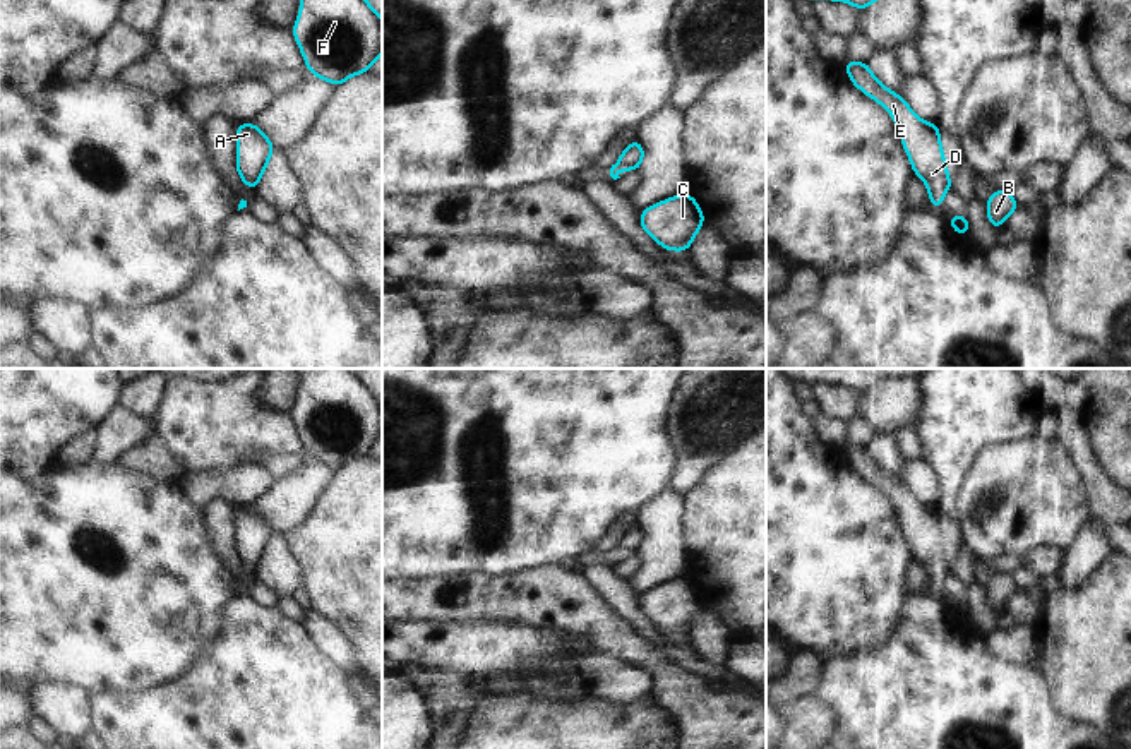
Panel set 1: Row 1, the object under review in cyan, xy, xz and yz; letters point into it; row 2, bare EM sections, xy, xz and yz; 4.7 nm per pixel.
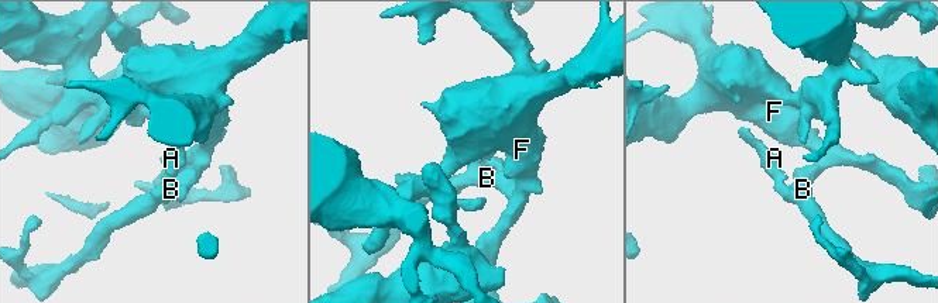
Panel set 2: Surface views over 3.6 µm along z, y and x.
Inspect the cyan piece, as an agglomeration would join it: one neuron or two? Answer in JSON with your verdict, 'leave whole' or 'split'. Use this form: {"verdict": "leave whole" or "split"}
{"verdict": "leave whole"}

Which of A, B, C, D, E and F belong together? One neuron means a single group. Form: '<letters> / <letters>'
A B C D E F

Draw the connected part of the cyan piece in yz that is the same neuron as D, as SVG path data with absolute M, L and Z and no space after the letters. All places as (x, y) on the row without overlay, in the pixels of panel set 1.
M847 444L843 451L853 470L891 497L910 542L913 559L927 567L931 591L934 595L941 593L942 581L949 576L953 564L948 559L942 540L939 526L942 516L939 511L920 504L901 478L891 476L874 461L867 446Z

